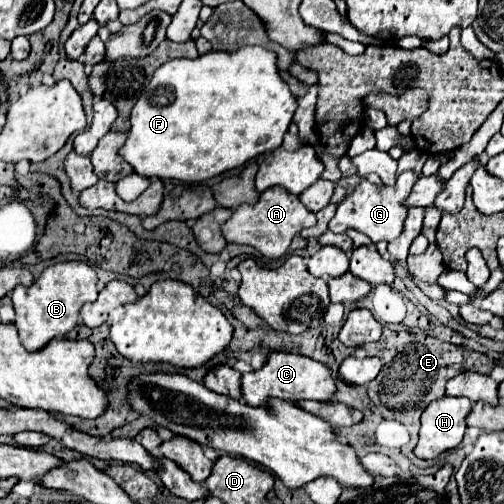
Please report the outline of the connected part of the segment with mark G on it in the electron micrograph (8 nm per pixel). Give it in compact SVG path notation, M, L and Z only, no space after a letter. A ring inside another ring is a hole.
M403 172L399 178L397 178L397 184L391 186L391 188L375 188L373 184L369 184L367 180L363 180L363 184L359 184L357 190L349 192L343 202L337 206L337 214L335 218L329 222L329 230L331 232L345 232L347 228L355 228L363 234L367 234L371 238L371 242L379 242L379 240L385 240L385 242L391 242L395 240L401 230L403 230L403 222L407 218L407 212L409 212L409 206L405 204L405 200L409 198L411 194L411 186L415 184L417 180L417 174L413 172Z

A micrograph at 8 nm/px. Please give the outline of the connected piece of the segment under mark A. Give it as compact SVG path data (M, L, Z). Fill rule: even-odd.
M281 186L267 188L257 204L241 204L233 210L233 216L223 224L223 236L227 242L235 244L249 244L257 248L265 258L279 258L289 248L295 234L303 228L315 226L317 218L311 210L307 210L299 198Z

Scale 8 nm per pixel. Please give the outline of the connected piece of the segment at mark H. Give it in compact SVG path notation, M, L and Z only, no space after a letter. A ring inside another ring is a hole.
M443 396L427 410L423 410L421 416L421 432L419 442L415 446L417 458L437 458L441 452L447 452L463 440L465 434L465 416L469 414L473 402L469 398L453 398Z

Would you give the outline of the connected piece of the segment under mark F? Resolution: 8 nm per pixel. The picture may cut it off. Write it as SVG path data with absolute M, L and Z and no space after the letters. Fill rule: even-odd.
M247 46L247 48L239 48L235 52L207 52L203 56L197 56L195 60L191 58L175 58L171 62L165 62L163 66L159 66L151 78L151 82L147 84L147 88L143 90L141 98L137 100L133 112L131 112L131 130L129 130L129 138L125 142L125 146L119 150L119 154L133 166L133 170L139 176L147 176L147 178L161 178L161 180L181 180L181 182L203 182L209 180L217 174L223 174L227 170L239 168L243 166L247 160L271 152L275 148L281 146L283 136L293 120L293 114L297 110L297 98L293 96L289 84L279 76L279 66L277 66L277 54L271 50L265 50L261 46Z

